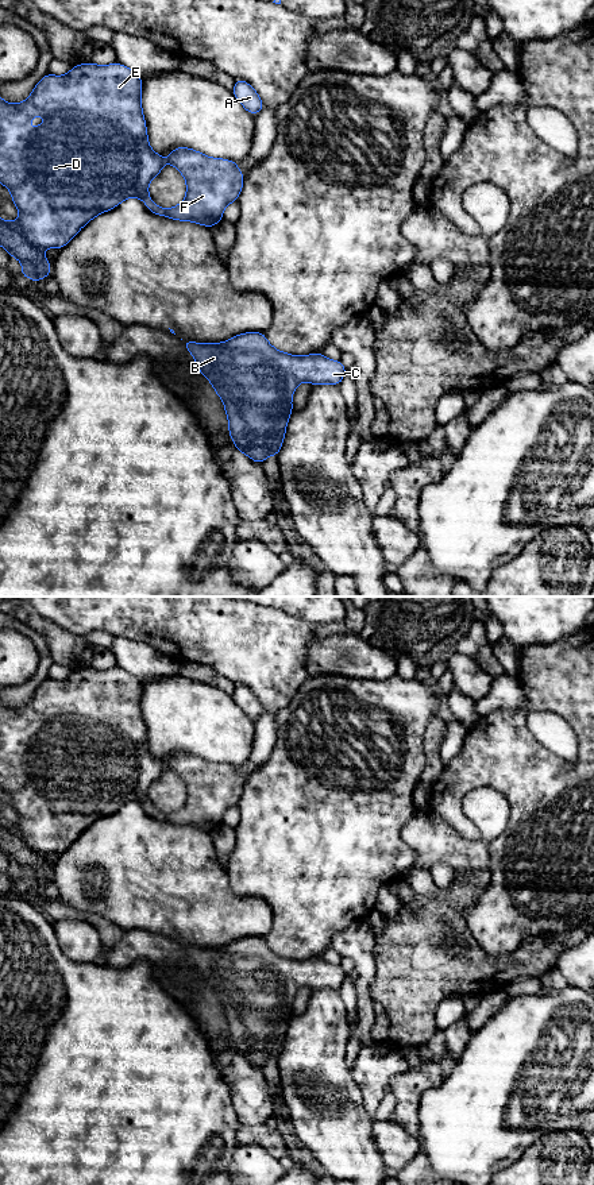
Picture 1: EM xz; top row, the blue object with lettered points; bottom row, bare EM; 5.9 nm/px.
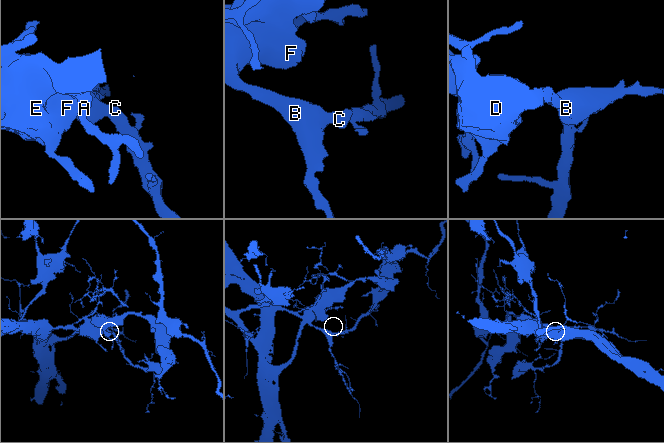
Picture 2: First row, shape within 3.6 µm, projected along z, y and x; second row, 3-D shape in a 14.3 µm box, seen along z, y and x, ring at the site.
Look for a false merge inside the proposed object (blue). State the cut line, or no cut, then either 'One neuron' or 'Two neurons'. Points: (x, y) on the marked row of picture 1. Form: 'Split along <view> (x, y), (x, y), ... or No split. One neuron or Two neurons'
No split. One neuron

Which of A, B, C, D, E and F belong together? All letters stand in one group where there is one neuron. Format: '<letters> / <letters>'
A B C D E F

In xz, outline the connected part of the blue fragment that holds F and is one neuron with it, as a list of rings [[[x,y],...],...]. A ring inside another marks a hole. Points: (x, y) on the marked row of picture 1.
[[[92,62],[73,66],[65,76],[45,74],[26,101],[8,104],[0,97],[0,184],[4,185],[19,209],[19,220],[0,219],[0,246],[11,258],[23,263],[19,274],[36,283],[51,274],[51,263],[42,248],[65,247],[78,231],[103,212],[116,208],[128,197],[140,198],[146,208],[157,215],[180,221],[192,221],[215,227],[223,220],[223,211],[238,201],[244,175],[238,162],[211,158],[189,147],[176,147],[167,159],[151,150],[142,111],[142,77],[127,66],[115,62],[96,65]],[[39,113],[47,121],[31,132],[30,120]],[[165,163],[173,165],[186,181],[186,196],[181,204],[163,209],[148,196],[148,184]]]

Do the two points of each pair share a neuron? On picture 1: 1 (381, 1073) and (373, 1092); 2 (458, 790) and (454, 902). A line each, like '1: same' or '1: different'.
1: same
2: different

